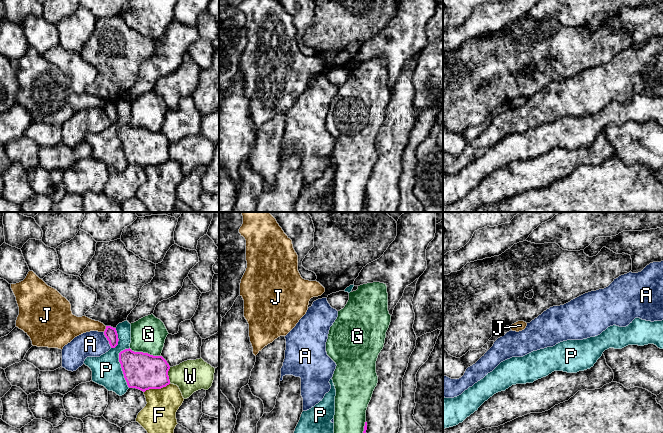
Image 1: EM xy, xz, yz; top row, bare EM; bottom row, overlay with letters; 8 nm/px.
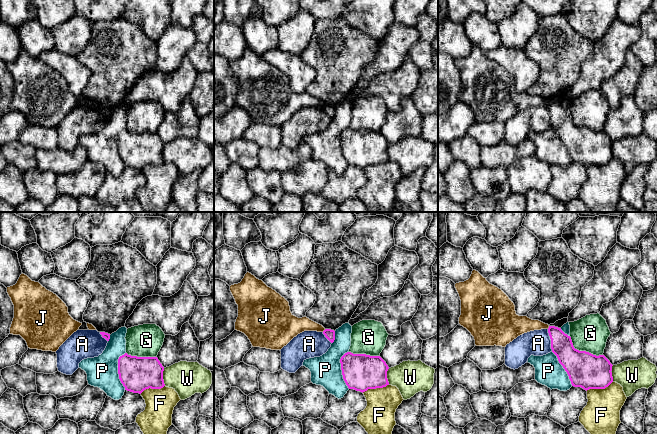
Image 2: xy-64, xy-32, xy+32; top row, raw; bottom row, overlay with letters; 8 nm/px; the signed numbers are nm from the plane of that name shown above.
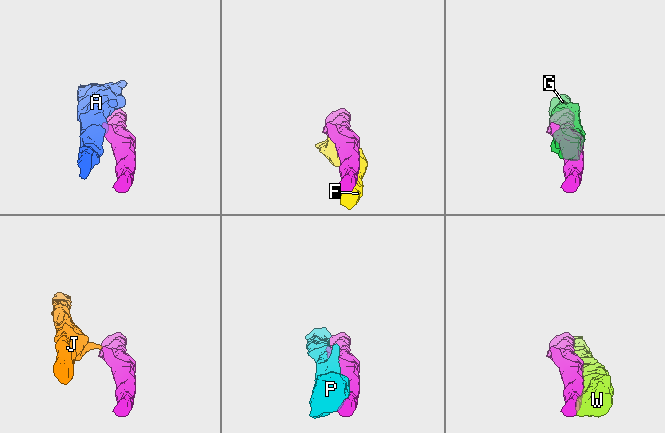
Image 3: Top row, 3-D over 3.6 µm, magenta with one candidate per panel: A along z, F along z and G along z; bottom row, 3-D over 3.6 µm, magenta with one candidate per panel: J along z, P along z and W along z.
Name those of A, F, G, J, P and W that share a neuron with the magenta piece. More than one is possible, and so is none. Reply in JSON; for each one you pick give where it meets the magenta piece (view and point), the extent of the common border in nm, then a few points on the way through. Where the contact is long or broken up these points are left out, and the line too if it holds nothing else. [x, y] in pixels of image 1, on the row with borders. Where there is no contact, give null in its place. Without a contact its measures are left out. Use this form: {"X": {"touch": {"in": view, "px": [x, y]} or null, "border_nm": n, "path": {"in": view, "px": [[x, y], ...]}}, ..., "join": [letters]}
{"join": []}

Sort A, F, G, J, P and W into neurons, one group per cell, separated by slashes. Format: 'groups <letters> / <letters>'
groups A / F / G / J / P / W

